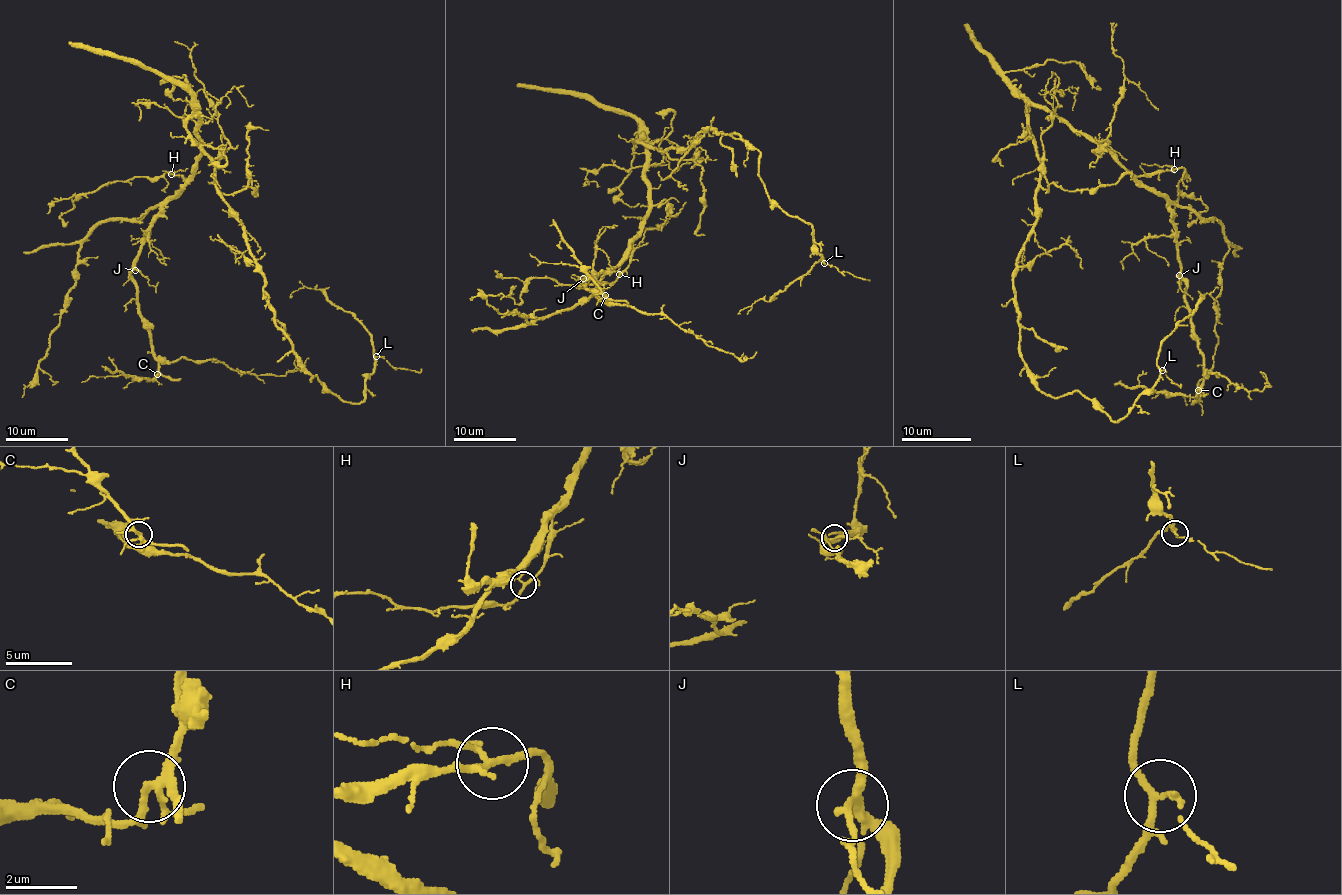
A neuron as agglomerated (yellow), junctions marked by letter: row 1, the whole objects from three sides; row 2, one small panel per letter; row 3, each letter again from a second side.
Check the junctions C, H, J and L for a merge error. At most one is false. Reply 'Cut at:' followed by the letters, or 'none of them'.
Cut at: none of them

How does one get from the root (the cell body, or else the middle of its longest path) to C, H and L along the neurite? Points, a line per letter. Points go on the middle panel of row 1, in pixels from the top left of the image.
C: (657, 149), (635, 142), (643, 143), (646, 153), (647, 217), (625, 258), (578, 281), (600, 300), (605, 296)
H: (657, 149), (635, 142), (643, 143), (646, 153), (647, 217), (633, 241), (630, 263), (619, 274)
L: (657, 149), (687, 148), (707, 127), (737, 134), (759, 153), (759, 178), (767, 195), (811, 225), (824, 263)

